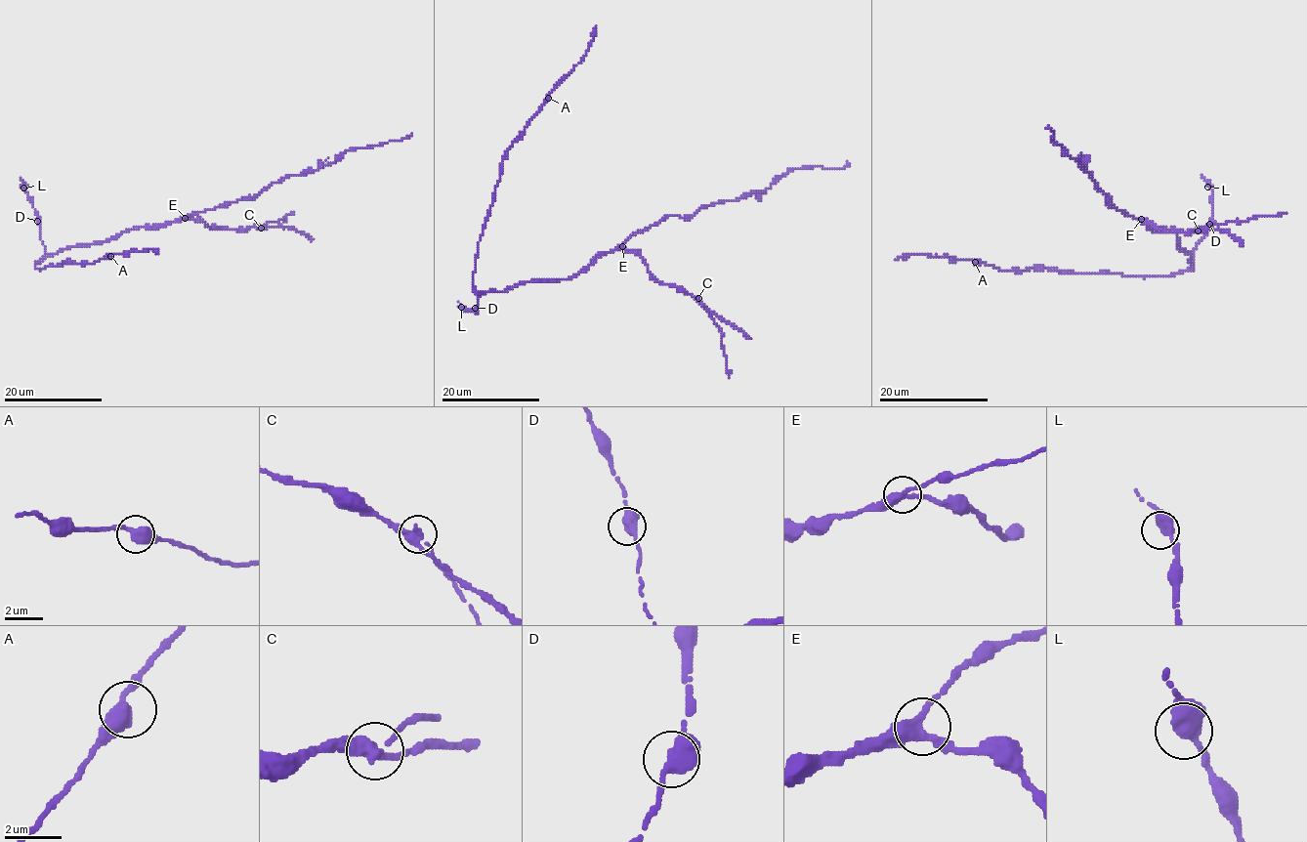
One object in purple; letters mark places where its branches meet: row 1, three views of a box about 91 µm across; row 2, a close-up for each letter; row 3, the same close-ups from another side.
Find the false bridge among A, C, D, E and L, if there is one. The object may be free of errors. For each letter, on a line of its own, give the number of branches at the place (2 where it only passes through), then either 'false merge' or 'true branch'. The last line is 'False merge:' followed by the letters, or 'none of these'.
A: 2 branches meet; true branch
C: 3 branches meet; false merge
D: 3 branches meet; true branch
E: 3 branches meet; true branch
L: 3 branches meet; true branch
False merge: C

